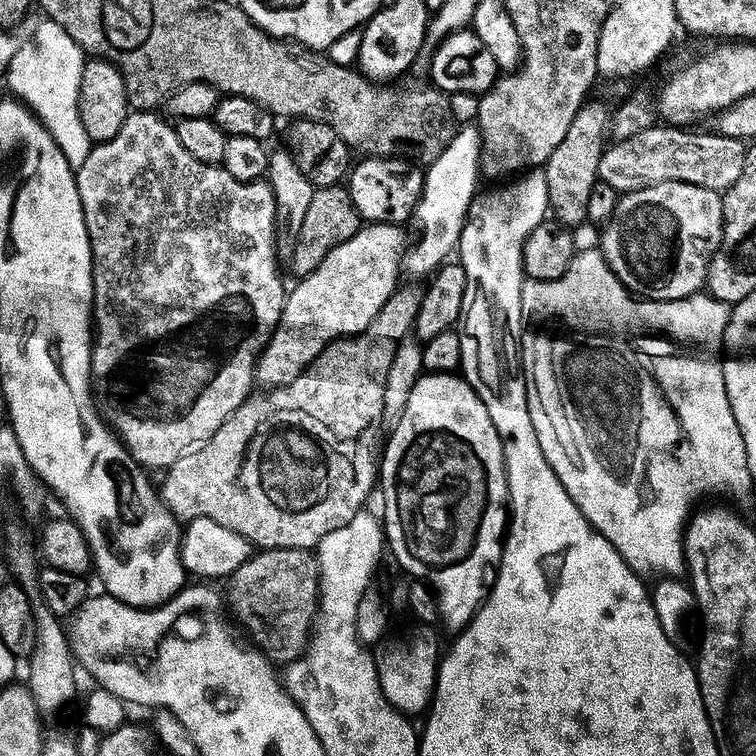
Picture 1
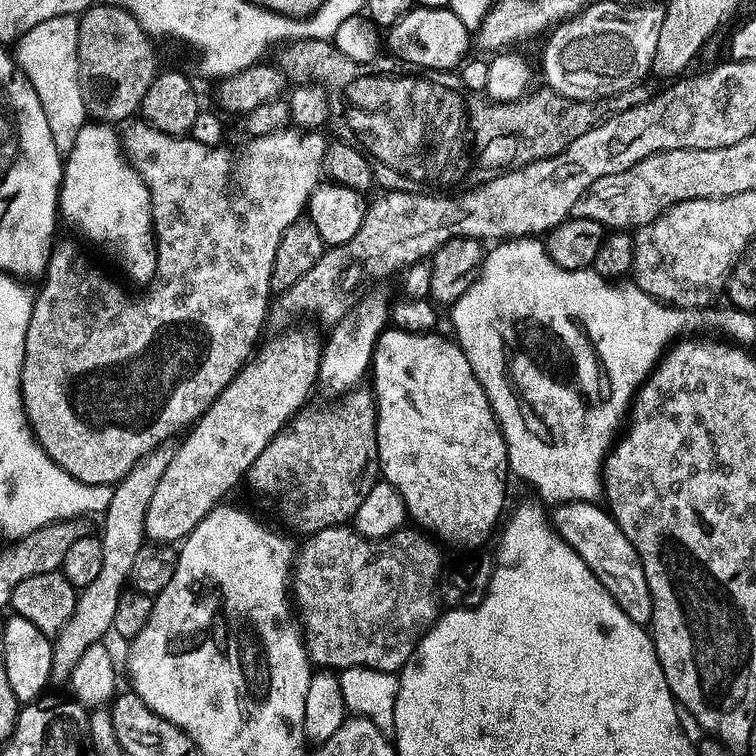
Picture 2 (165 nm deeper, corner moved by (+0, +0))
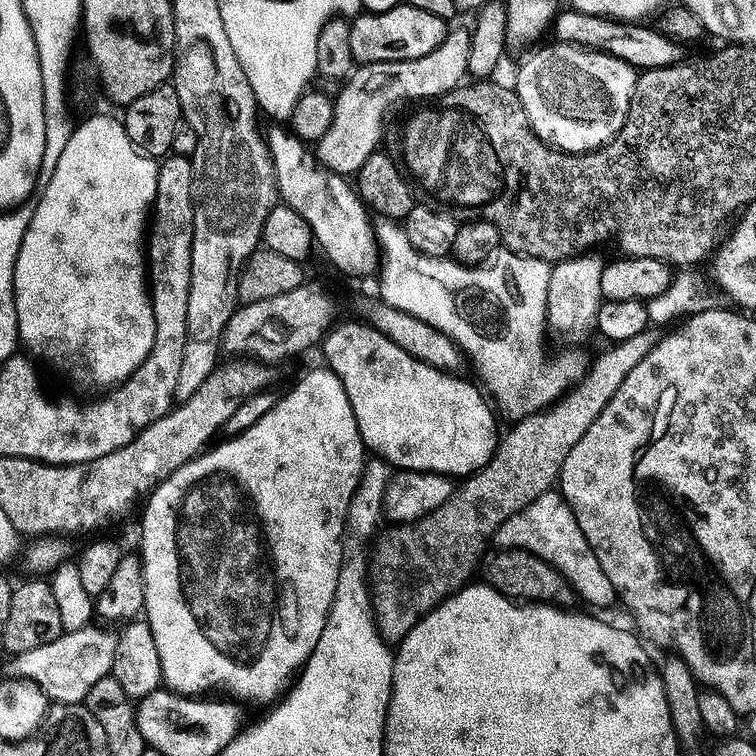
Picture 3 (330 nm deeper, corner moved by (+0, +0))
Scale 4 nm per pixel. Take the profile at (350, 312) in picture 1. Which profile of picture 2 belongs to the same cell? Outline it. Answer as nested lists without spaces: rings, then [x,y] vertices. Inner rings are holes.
[[[288,332],[266,344],[255,353],[254,362],[245,367],[217,398],[212,409],[191,429],[180,450],[173,453],[170,466],[166,466],[166,474],[162,474],[162,482],[158,482],[158,490],[154,490],[154,498],[144,522],[144,535],[153,545],[170,546],[189,536],[227,497],[224,496],[227,492],[234,491],[242,484],[266,446],[270,446],[272,439],[283,432],[311,401],[308,399],[312,391],[318,388],[320,378],[322,340],[312,332]]]

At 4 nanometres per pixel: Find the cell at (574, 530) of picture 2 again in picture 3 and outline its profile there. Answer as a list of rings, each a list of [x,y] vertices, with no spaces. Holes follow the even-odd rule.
[[[557,491],[547,492],[526,510],[510,518],[510,521],[499,530],[495,543],[499,549],[505,551],[522,549],[542,558],[563,574],[569,587],[579,599],[581,597],[596,608],[610,608],[618,602],[616,587],[606,576],[596,552],[590,546],[585,532],[578,525],[572,508]]]

